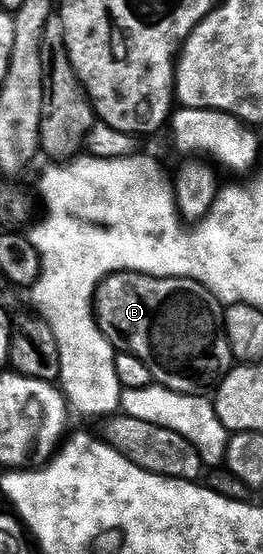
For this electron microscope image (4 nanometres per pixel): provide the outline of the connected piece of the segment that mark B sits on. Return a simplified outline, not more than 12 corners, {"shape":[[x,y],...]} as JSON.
{"shape":[[116,271],[93,318],[156,384],[202,396],[236,366],[224,304]]}

